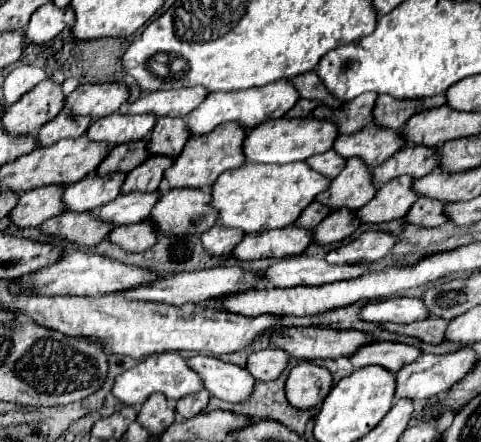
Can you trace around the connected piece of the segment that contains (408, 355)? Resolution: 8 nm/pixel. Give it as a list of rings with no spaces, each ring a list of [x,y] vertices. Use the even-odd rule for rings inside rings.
[[[375,342],[361,346],[353,356],[351,362],[355,368],[363,368],[369,364],[383,366],[391,372],[399,372],[403,364],[415,362],[423,352],[417,346],[401,344],[401,342]]]

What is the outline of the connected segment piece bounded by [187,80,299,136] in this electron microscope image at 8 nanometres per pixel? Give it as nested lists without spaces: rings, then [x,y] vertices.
[[[281,80],[279,84],[267,84],[263,88],[249,88],[247,92],[211,92],[189,116],[187,126],[193,136],[209,134],[213,128],[217,128],[223,122],[239,122],[243,128],[255,128],[257,124],[273,118],[281,118],[285,112],[293,108],[293,104],[299,100],[297,90],[291,86],[291,82]]]

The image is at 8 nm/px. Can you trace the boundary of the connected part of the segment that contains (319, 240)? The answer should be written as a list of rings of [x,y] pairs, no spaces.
[[[333,210],[327,220],[323,220],[323,224],[319,224],[319,228],[313,228],[315,232],[315,244],[335,244],[339,240],[345,240],[347,236],[351,236],[359,226],[359,220],[355,218],[355,212],[349,210]]]

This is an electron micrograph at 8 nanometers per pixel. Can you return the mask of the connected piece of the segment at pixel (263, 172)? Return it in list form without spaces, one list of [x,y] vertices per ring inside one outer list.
[[[291,162],[291,164],[243,164],[235,170],[227,170],[223,172],[217,182],[213,184],[211,190],[211,206],[215,206],[215,210],[219,212],[219,222],[223,226],[231,226],[231,228],[239,228],[245,234],[251,232],[263,232],[263,230],[271,230],[271,228],[285,228],[291,226],[301,210],[311,204],[315,200],[317,194],[325,192],[329,186],[329,178],[321,176],[319,172],[313,172],[305,162]]]

